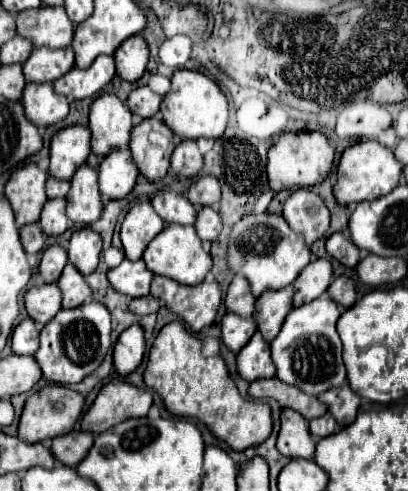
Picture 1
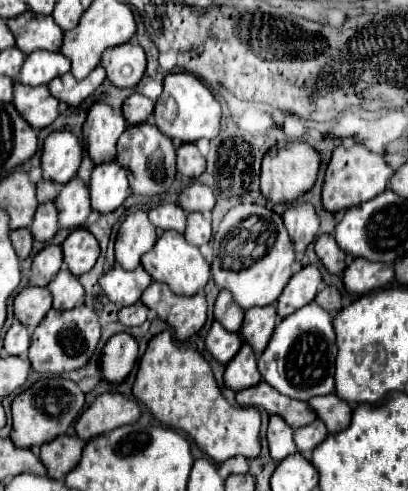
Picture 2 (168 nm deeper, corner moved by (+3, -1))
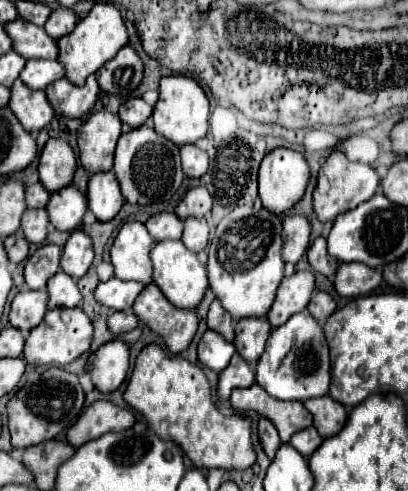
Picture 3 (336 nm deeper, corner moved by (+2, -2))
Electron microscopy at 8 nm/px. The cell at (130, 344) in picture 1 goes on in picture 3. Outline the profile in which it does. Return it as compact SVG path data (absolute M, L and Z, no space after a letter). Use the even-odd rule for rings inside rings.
M122 340L102 344L102 348L90 354L86 372L102 394L114 392L124 382L128 372L128 346Z

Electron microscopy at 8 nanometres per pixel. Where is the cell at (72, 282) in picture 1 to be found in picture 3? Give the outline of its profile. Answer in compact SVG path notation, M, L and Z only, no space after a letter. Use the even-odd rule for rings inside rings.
M58 272L48 280L48 308L76 308L82 302L82 294L76 282L66 274Z

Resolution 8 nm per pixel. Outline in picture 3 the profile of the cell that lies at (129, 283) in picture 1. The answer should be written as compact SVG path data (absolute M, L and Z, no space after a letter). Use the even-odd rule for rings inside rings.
M110 278L96 286L94 296L98 304L104 304L110 310L130 310L142 288L144 286L140 282L124 282L118 278Z

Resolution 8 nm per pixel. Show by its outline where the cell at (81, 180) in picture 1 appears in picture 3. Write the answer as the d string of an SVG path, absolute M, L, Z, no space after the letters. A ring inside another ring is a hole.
M66 186L50 196L46 206L50 224L60 232L74 232L82 226L82 216L88 210L86 198L76 186Z

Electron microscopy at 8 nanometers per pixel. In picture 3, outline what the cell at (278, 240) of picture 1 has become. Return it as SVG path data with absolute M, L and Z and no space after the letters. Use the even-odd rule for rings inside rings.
M238 206L222 218L208 250L208 278L210 288L222 302L232 320L266 316L280 280L284 278L282 248L282 224L280 218L266 208Z

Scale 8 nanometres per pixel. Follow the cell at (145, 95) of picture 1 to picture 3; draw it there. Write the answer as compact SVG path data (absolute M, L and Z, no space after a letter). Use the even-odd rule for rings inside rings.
M130 98L120 106L120 120L130 126L130 128L138 128L142 126L148 116L152 114L152 106L148 106L142 98Z

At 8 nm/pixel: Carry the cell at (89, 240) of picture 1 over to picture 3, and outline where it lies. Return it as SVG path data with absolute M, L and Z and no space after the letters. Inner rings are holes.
M82 230L70 234L66 246L62 248L62 270L72 278L82 278L94 260L94 248L90 236Z

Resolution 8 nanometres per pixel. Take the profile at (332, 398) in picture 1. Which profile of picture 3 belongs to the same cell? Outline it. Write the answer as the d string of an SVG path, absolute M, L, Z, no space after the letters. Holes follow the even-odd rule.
M330 396L310 398L304 402L304 406L314 416L314 426L322 438L338 434L342 430L342 424L346 424L346 408Z

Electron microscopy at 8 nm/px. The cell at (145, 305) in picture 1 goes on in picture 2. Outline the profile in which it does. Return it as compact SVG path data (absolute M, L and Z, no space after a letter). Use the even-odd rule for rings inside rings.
M139 301L139 303L135 303L135 305L123 307L123 309L119 311L119 319L121 319L121 323L123 323L125 327L135 327L135 325L145 323L147 311L149 311L149 309Z

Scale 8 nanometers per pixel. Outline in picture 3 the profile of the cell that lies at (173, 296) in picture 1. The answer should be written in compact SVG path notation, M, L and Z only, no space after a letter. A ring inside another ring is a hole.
M156 284L144 286L132 308L138 320L156 332L172 354L184 352L196 334L196 312L172 306Z

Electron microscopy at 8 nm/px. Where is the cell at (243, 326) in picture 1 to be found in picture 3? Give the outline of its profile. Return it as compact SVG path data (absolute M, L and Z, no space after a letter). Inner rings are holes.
M206 330L198 344L198 362L214 372L222 372L234 352L234 344L226 342L218 332Z

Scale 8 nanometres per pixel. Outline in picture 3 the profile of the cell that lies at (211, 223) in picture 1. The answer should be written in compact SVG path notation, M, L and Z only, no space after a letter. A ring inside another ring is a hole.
M186 218L182 242L188 250L192 250L196 254L200 250L204 250L208 244L208 224L204 220L198 220L198 218Z

